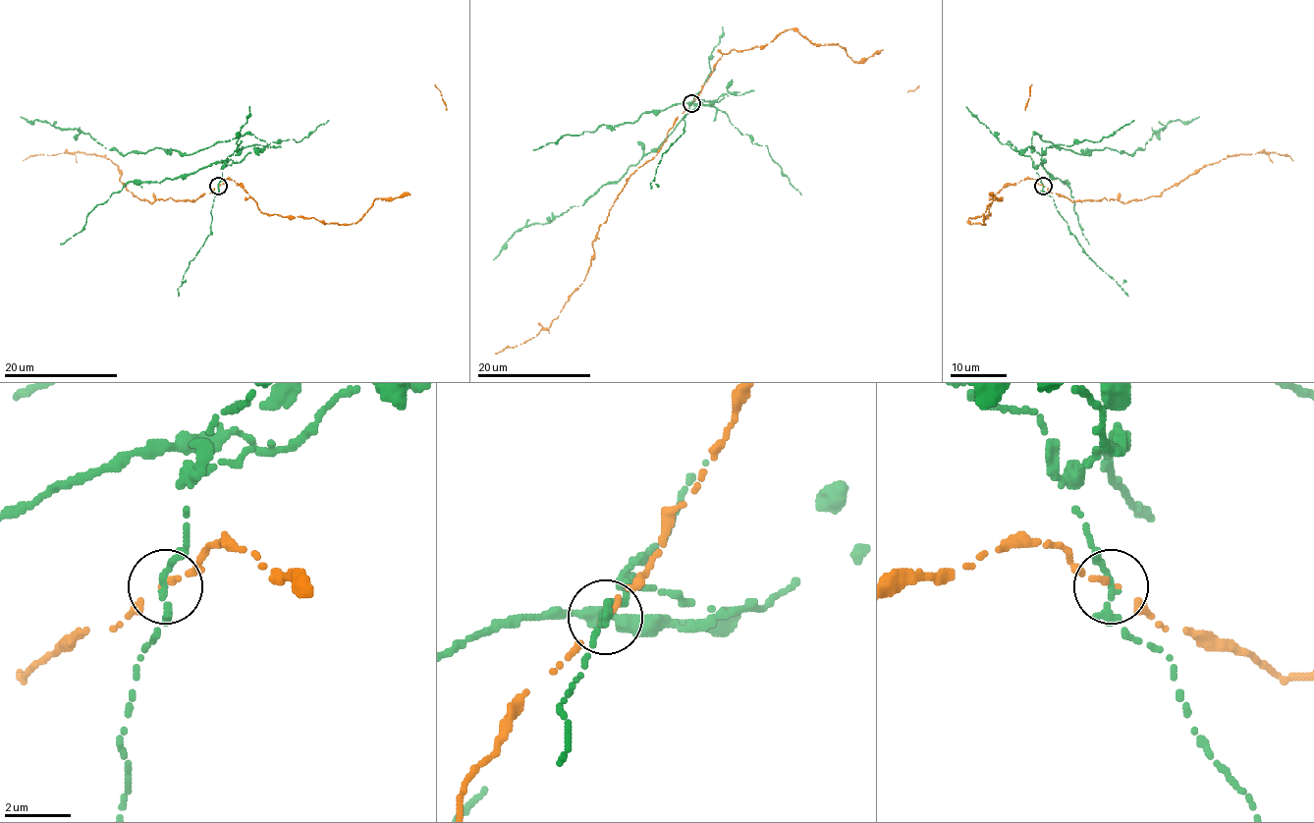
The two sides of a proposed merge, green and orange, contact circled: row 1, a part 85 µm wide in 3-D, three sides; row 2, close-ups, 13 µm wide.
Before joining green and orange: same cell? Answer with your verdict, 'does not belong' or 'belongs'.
does not belong

